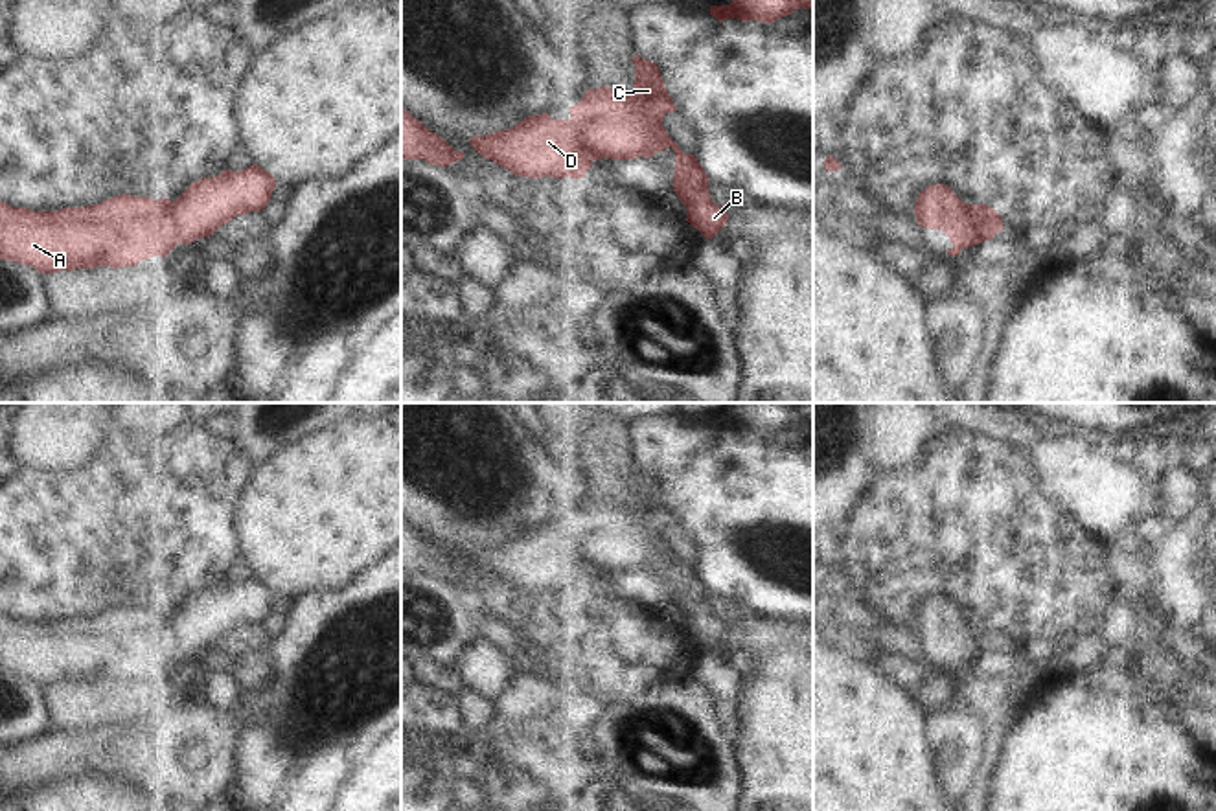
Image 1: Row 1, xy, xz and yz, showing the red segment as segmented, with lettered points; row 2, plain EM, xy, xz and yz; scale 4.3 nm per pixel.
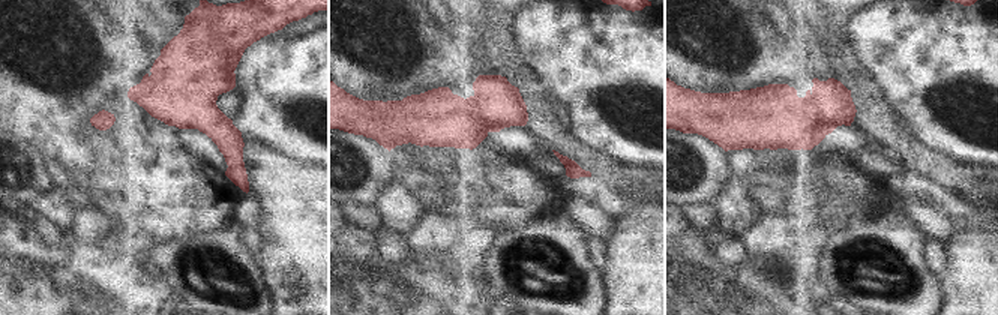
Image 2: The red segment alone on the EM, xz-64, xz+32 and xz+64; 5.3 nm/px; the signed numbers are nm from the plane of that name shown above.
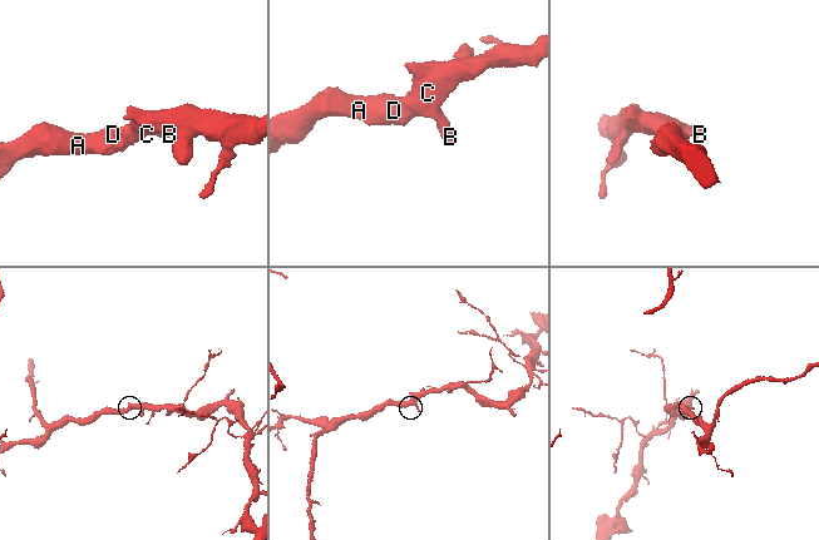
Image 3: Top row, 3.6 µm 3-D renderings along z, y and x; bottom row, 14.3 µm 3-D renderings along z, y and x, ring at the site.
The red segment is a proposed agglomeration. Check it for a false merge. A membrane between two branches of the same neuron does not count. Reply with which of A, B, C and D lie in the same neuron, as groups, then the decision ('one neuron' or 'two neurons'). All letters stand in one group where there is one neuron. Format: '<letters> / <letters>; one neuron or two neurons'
A B C D; one neuron

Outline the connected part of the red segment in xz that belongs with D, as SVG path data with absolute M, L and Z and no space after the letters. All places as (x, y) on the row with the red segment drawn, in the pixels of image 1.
M635 53L631 64L637 66L631 92L616 94L609 86L589 88L581 101L568 109L568 120L552 120L548 112L528 116L511 129L473 136L469 143L480 156L517 177L530 178L583 178L594 160L651 158L655 153L671 147L675 151L673 191L688 210L686 221L710 241L727 224L728 213L712 200L708 193L710 178L695 154L684 154L662 125L662 118L675 112L677 107L664 88L657 63Z

